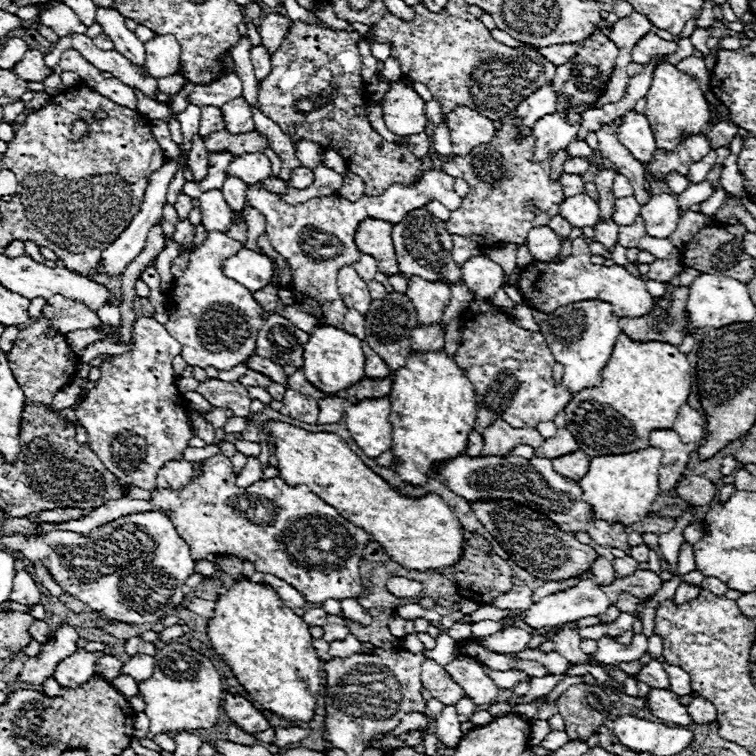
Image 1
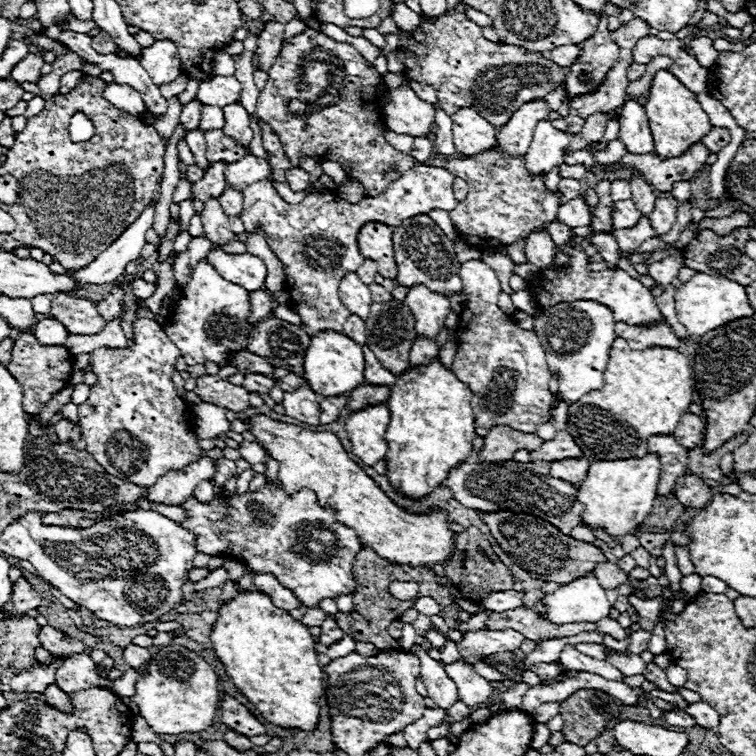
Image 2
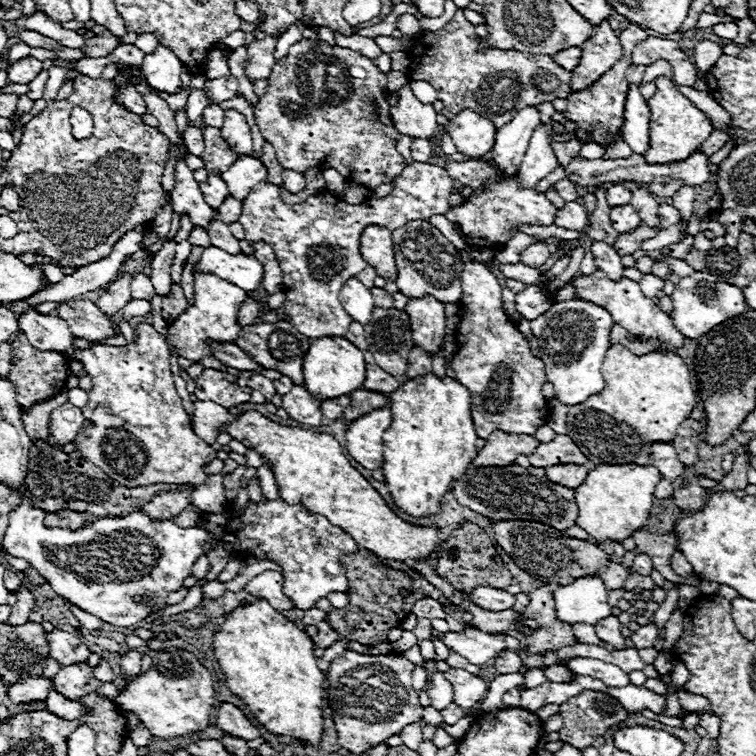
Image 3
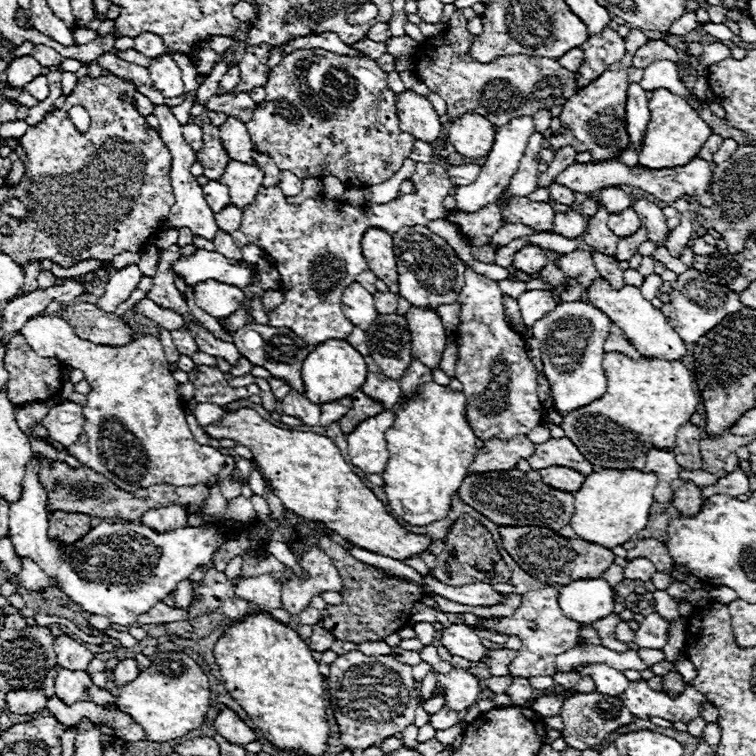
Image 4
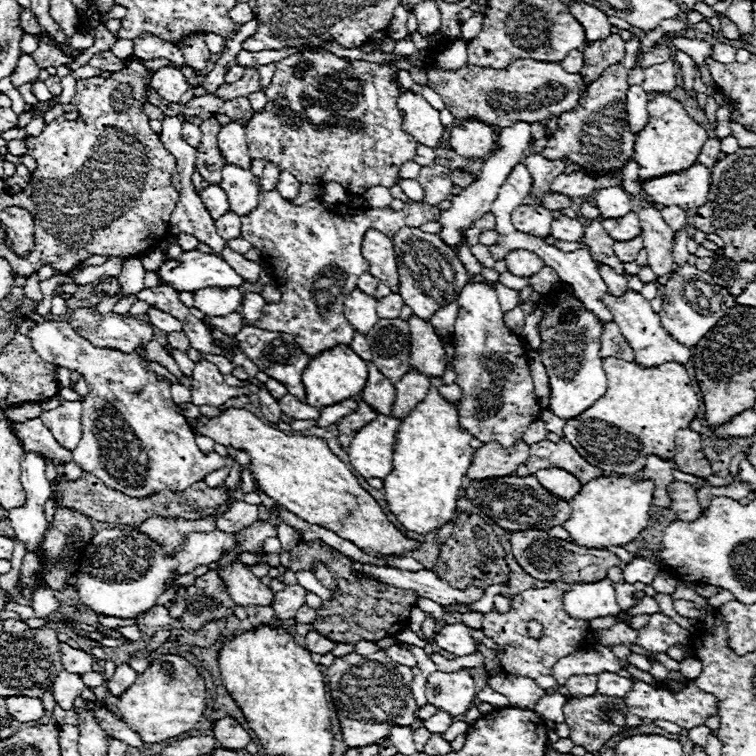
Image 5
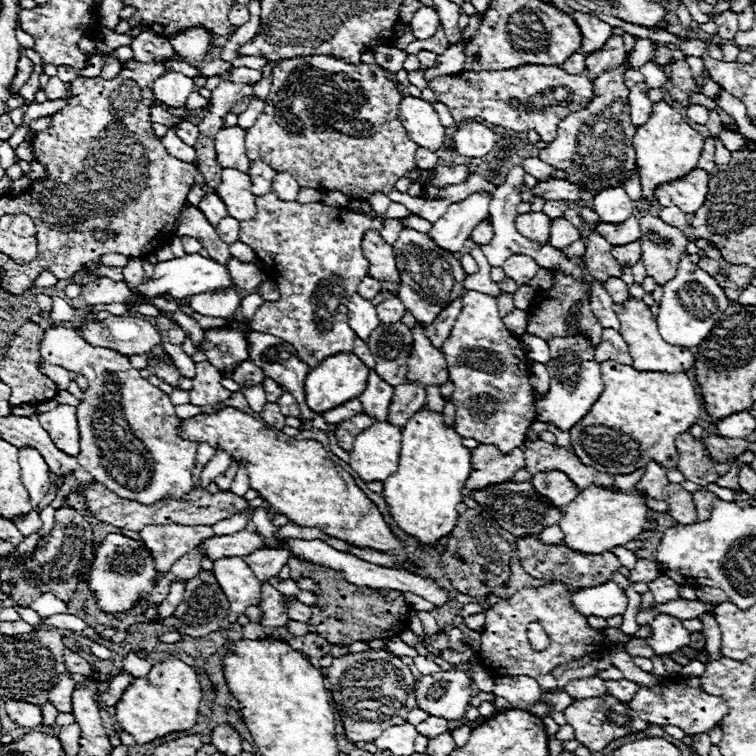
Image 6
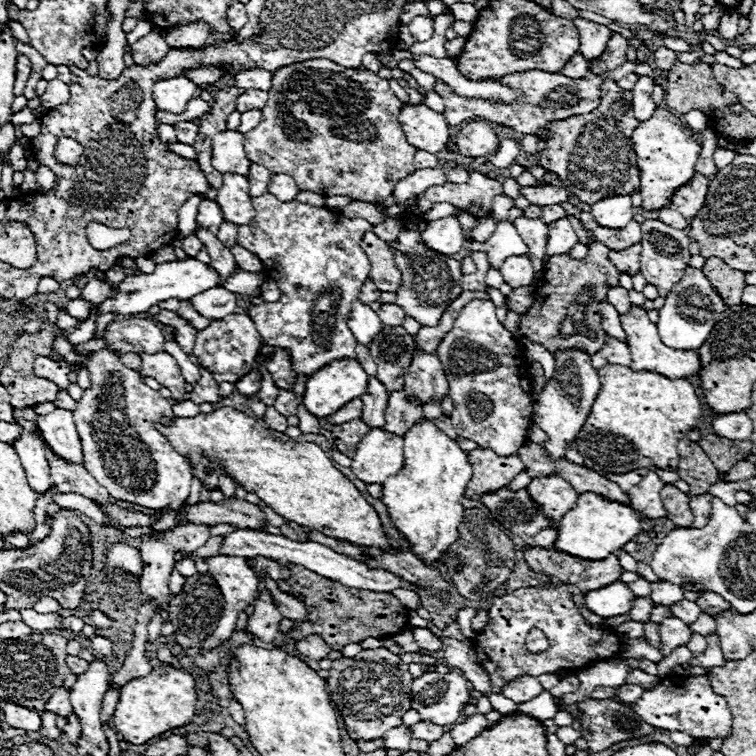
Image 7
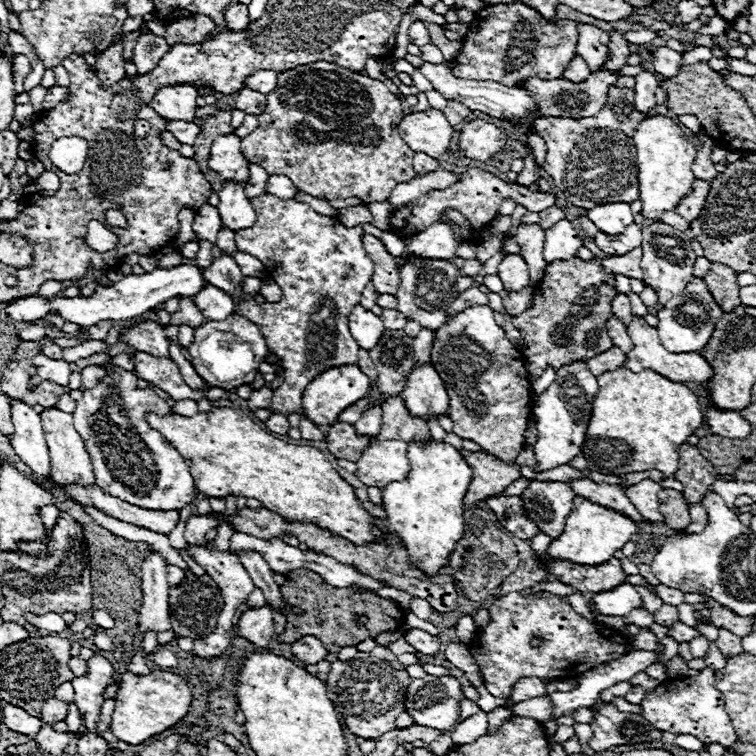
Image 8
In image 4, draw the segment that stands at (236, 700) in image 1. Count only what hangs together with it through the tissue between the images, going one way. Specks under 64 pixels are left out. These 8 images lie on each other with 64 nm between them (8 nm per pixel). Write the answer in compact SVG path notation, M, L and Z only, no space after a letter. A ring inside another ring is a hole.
M224 708L216 720L214 720L214 730L218 732L218 736L222 736L226 742L230 744L238 744L238 746L244 746L252 740L256 740L256 734L230 710L230 708Z

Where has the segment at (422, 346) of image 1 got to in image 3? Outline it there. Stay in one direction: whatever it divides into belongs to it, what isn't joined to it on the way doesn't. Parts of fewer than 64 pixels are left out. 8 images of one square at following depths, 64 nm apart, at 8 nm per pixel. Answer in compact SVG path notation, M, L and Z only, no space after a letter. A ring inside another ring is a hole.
M412 348L410 350L410 364L406 370L406 378L414 380L418 376L424 376L426 372L432 372L432 358L426 356L422 350Z

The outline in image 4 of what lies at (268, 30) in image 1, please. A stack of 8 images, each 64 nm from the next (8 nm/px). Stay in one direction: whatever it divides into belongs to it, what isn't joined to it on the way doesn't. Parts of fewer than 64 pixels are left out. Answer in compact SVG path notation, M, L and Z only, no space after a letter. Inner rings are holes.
M262 44L262 48L246 48L244 54L240 56L240 84L234 88L234 92L252 92L258 86L266 84L266 62L268 62L268 52Z

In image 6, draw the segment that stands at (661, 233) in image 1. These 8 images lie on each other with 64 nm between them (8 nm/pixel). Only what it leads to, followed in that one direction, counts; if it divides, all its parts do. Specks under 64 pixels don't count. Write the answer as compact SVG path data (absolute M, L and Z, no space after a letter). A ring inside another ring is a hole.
M660 208L660 218L662 218L666 224L674 226L674 228L680 228L680 230L688 228L686 214L680 212L680 208Z

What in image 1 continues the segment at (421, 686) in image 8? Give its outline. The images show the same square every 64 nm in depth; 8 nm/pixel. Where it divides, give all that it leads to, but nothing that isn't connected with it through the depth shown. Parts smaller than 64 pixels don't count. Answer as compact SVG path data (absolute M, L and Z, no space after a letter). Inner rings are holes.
M458 656L454 662L444 666L452 680L464 690L464 696L470 698L476 706L494 704L498 696L498 686L484 674L482 666L468 656Z

